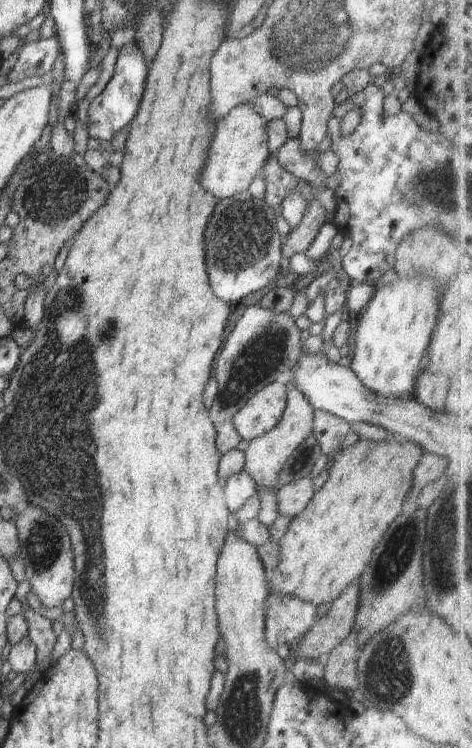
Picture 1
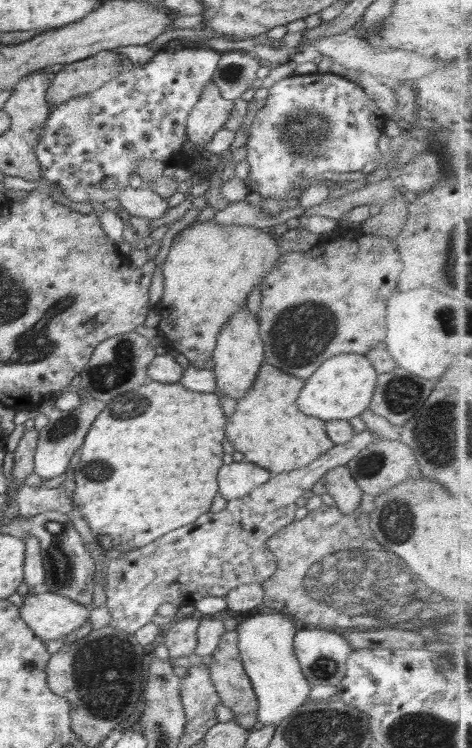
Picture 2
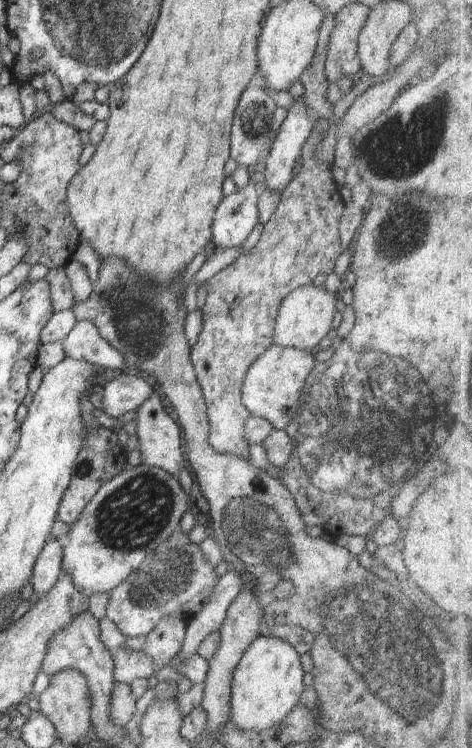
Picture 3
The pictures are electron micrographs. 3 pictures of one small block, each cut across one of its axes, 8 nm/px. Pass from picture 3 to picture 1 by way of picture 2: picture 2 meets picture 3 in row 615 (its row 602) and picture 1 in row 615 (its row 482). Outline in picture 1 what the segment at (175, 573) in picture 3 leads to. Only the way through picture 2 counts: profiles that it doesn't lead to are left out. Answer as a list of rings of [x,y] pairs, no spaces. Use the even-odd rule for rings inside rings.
[[[271,589],[265,600],[265,607],[265,641],[273,651],[276,651],[280,644],[291,644],[294,638],[304,635],[317,620],[315,605]]]

